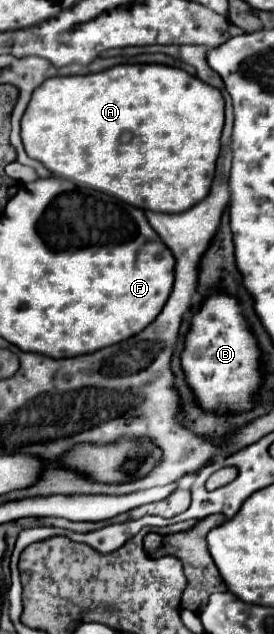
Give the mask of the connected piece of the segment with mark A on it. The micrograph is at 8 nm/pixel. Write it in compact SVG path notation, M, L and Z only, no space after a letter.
M115 65L111 69L91 73L91 75L73 75L73 77L57 77L57 79L47 79L37 91L33 93L33 99L29 101L29 107L25 109L25 115L21 119L21 139L25 145L25 151L29 157L45 163L45 167L63 179L69 179L77 183L79 187L89 187L103 191L107 195L113 195L129 205L149 209L149 211L161 211L161 213L177 213L193 207L193 203L199 203L211 187L213 173L215 173L215 161L219 155L219 139L221 139L221 129L225 123L225 101L221 91L215 87L209 87L201 83L197 77L189 75L187 71L179 67L169 67L169 65Z

